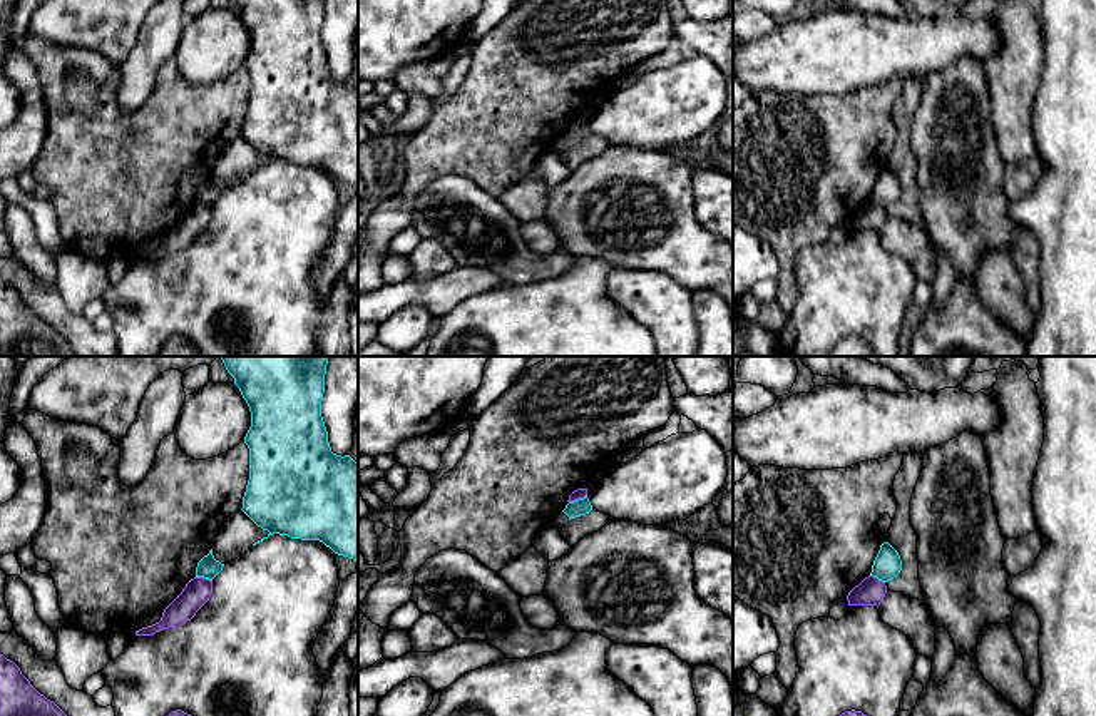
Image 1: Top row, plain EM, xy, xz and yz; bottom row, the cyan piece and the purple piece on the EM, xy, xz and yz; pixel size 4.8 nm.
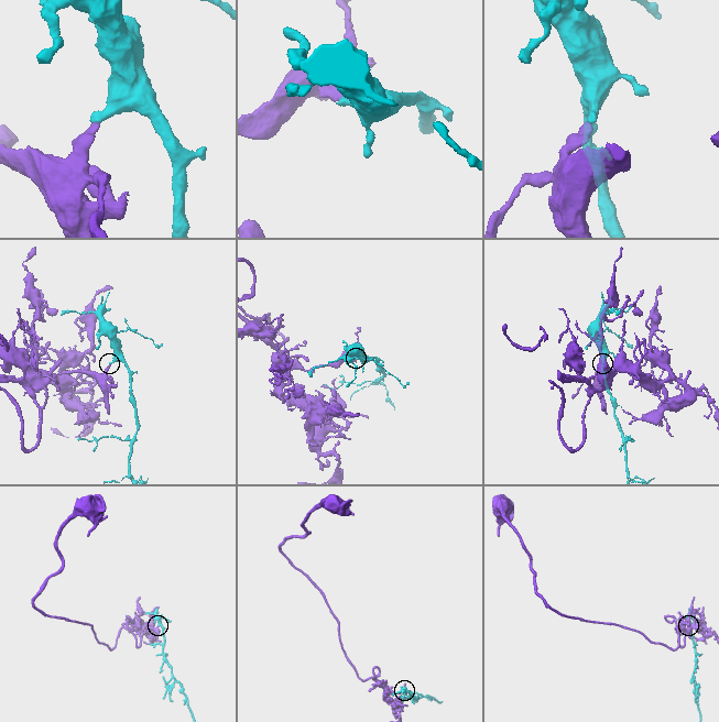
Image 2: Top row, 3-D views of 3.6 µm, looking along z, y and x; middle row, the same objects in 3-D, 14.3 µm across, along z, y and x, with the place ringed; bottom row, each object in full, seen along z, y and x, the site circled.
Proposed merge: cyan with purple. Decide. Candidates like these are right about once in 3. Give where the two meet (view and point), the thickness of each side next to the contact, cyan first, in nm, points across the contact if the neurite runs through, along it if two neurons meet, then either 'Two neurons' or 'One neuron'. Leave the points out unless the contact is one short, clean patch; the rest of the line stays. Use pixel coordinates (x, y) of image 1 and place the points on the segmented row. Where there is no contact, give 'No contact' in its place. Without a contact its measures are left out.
Touches cyan at xz (579, 499). Thickness 80 nm (cyan) against 50 nm. Boundary: xz (586, 494), (569, 502). Two neurons

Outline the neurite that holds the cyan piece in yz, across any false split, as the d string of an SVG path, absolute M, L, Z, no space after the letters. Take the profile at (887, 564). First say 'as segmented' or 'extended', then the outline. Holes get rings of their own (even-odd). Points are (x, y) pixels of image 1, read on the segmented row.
as segmented; M883 542L873 560L870 575L877 577L882 582L889 582L897 577L900 570L902 560L899 552L889 542Z

